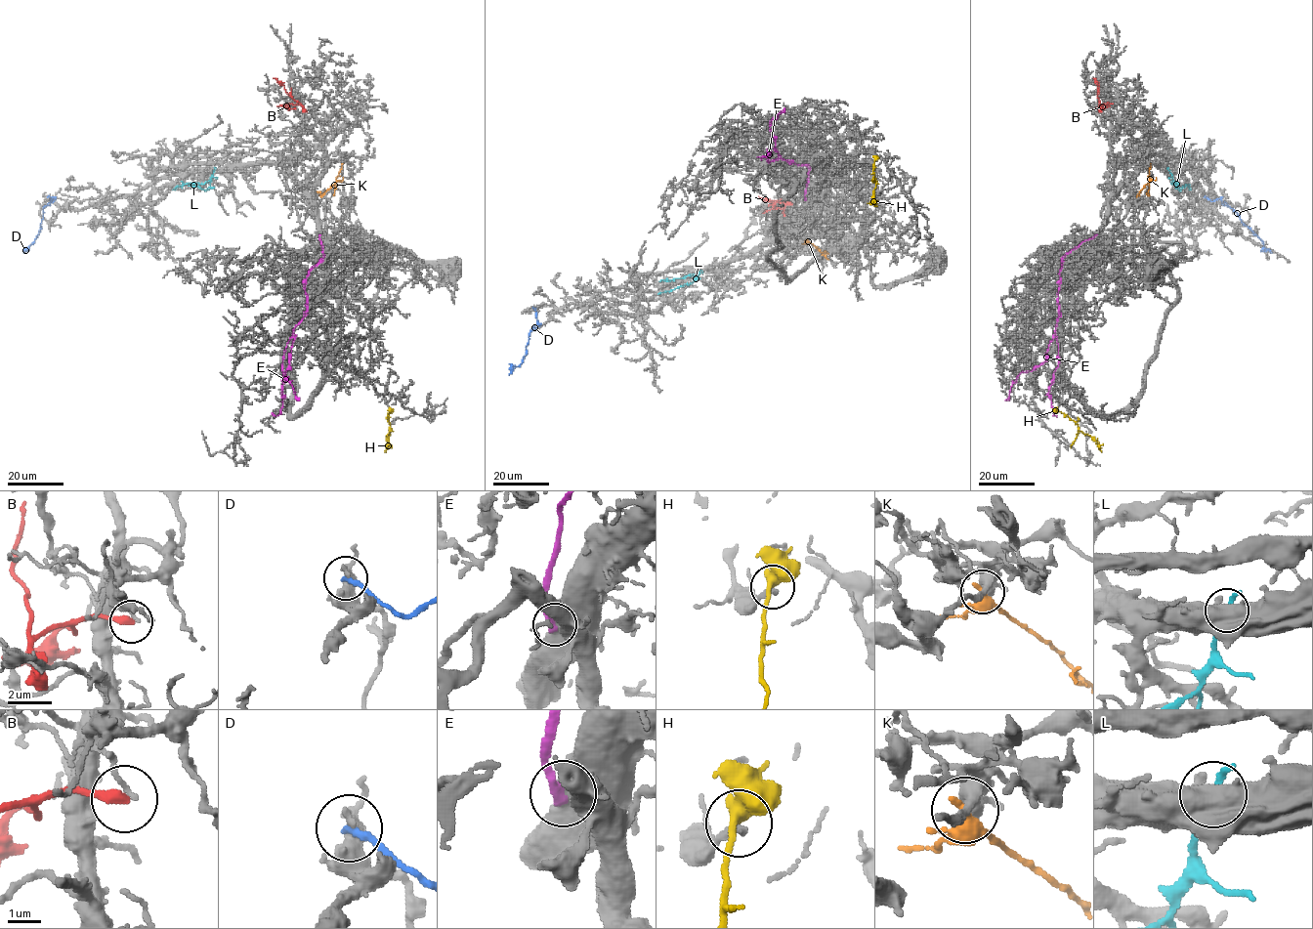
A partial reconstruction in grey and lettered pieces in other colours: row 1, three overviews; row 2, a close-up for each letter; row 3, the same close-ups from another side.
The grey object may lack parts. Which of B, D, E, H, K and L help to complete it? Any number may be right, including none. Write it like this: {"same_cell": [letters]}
{"same_cell": []}

